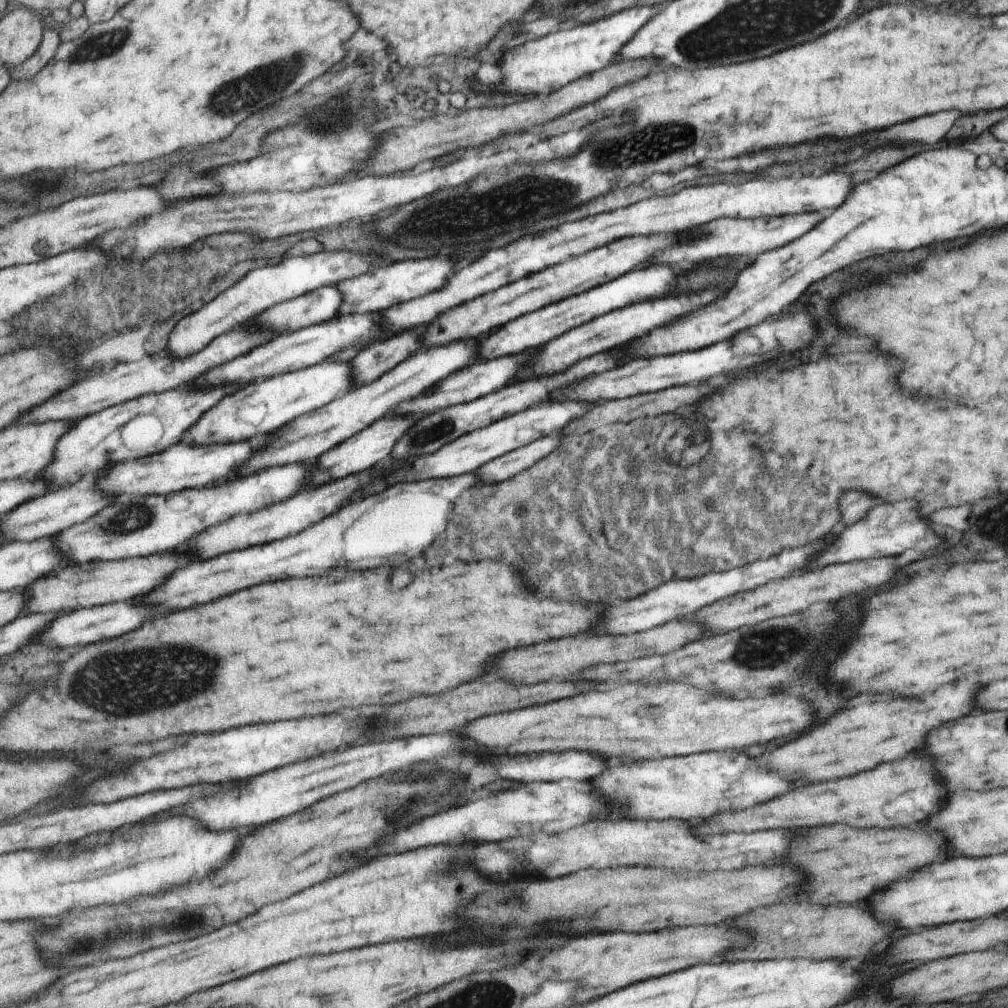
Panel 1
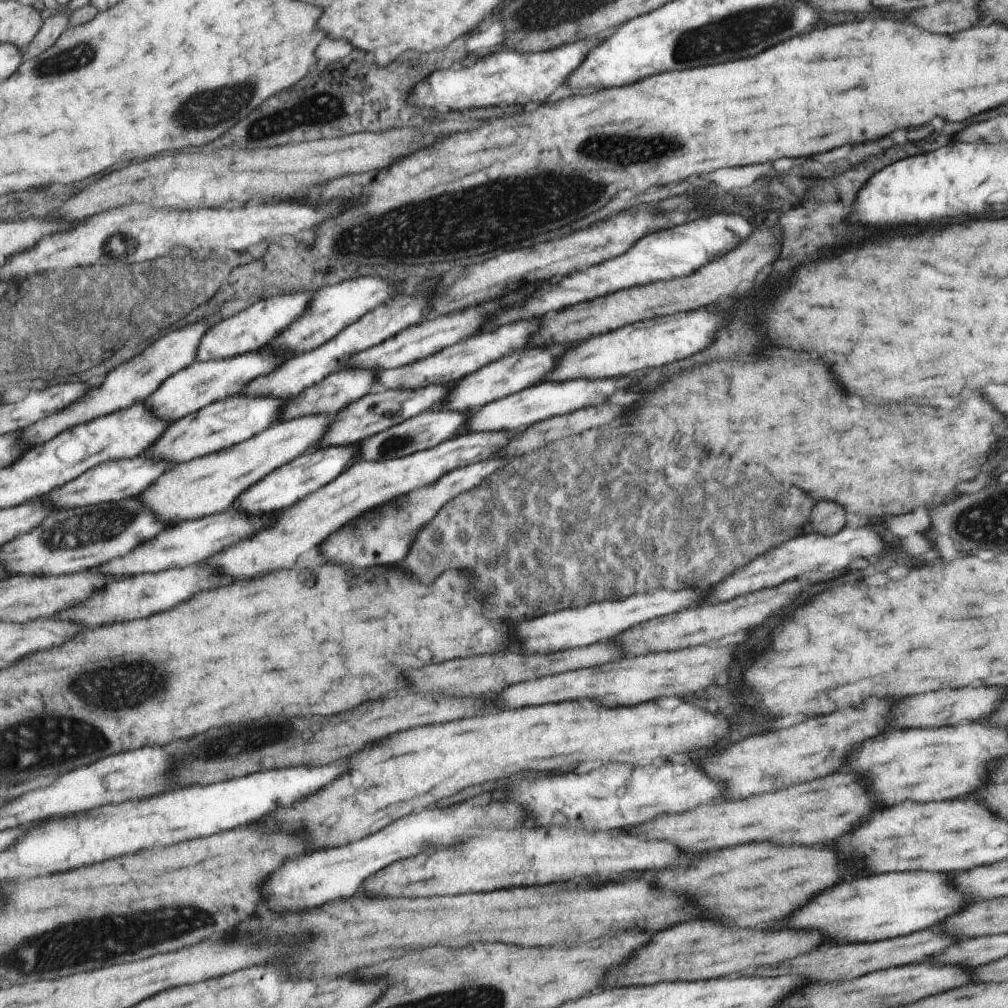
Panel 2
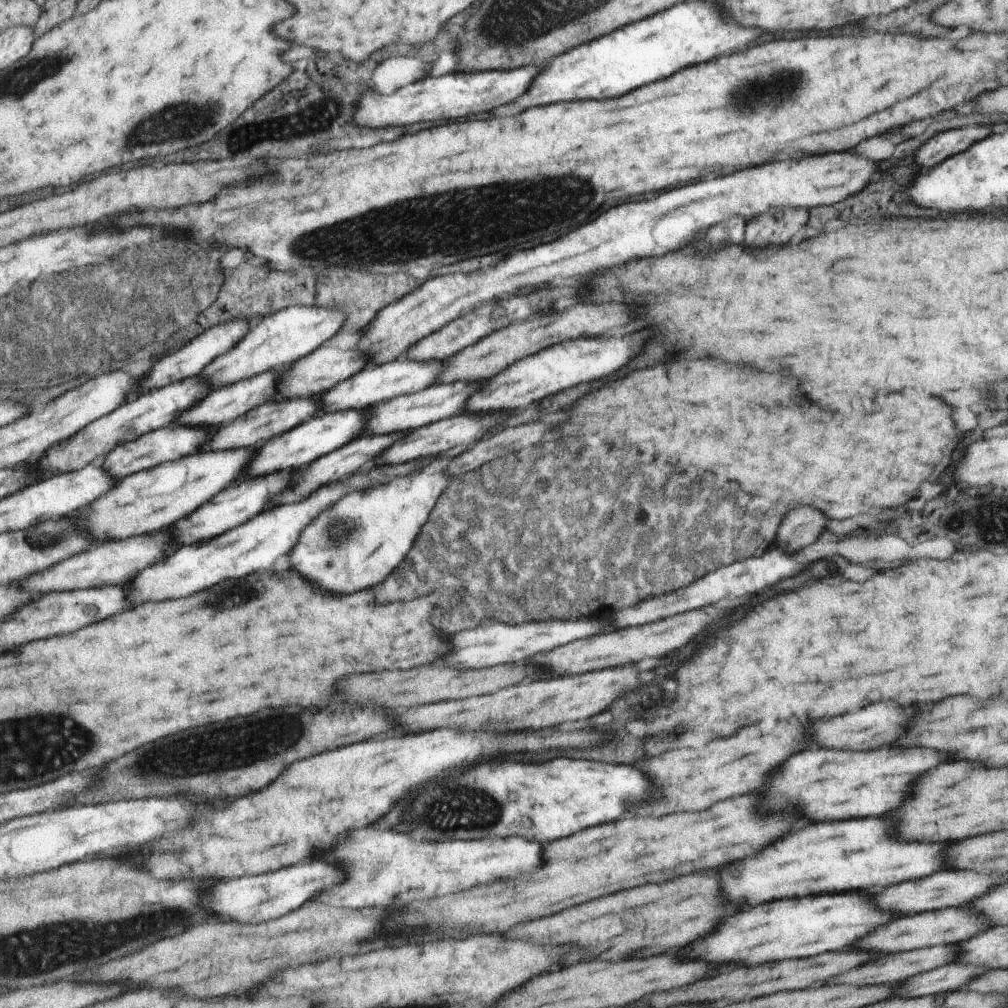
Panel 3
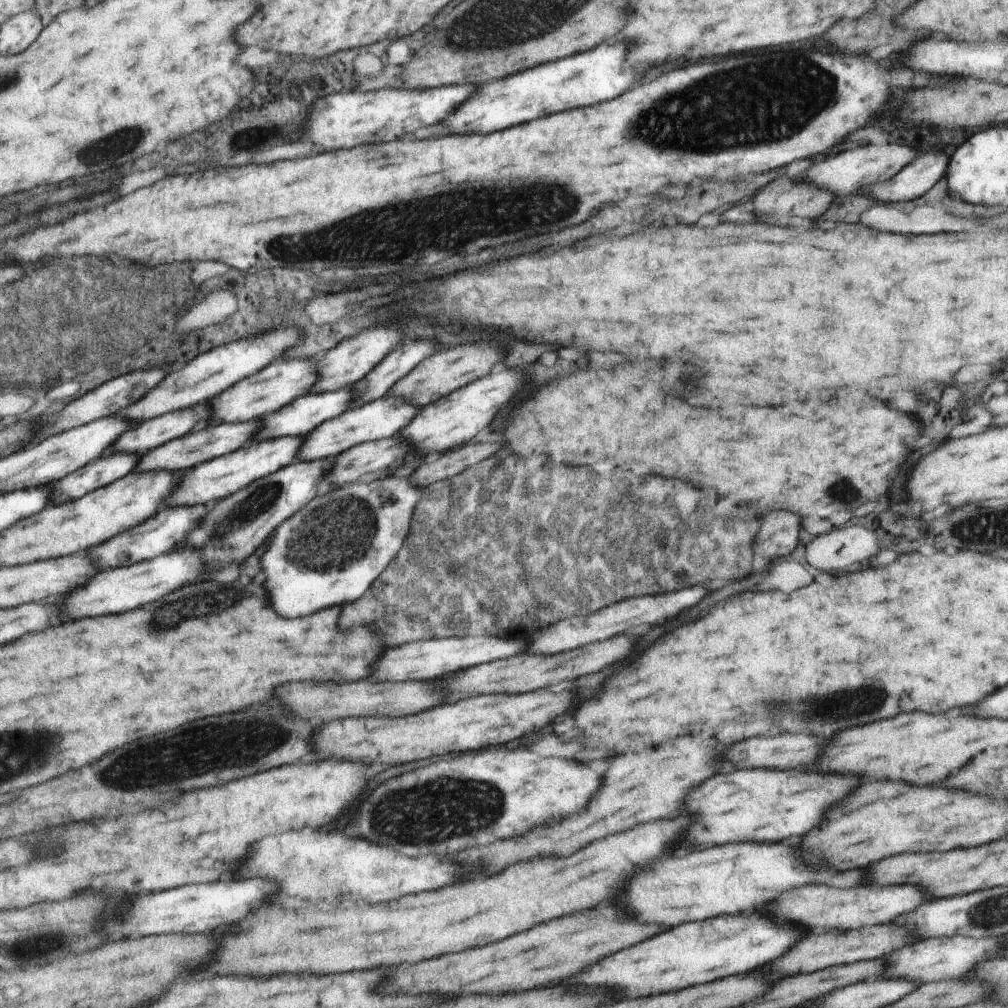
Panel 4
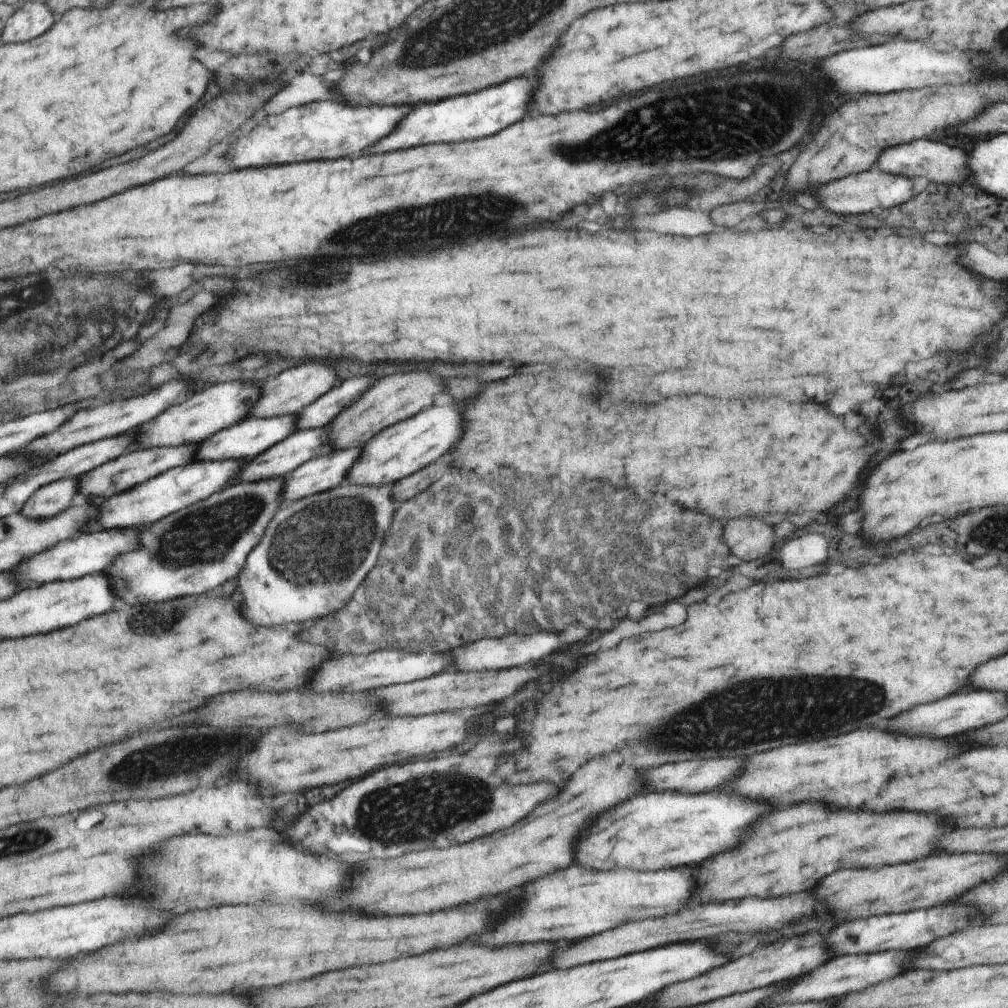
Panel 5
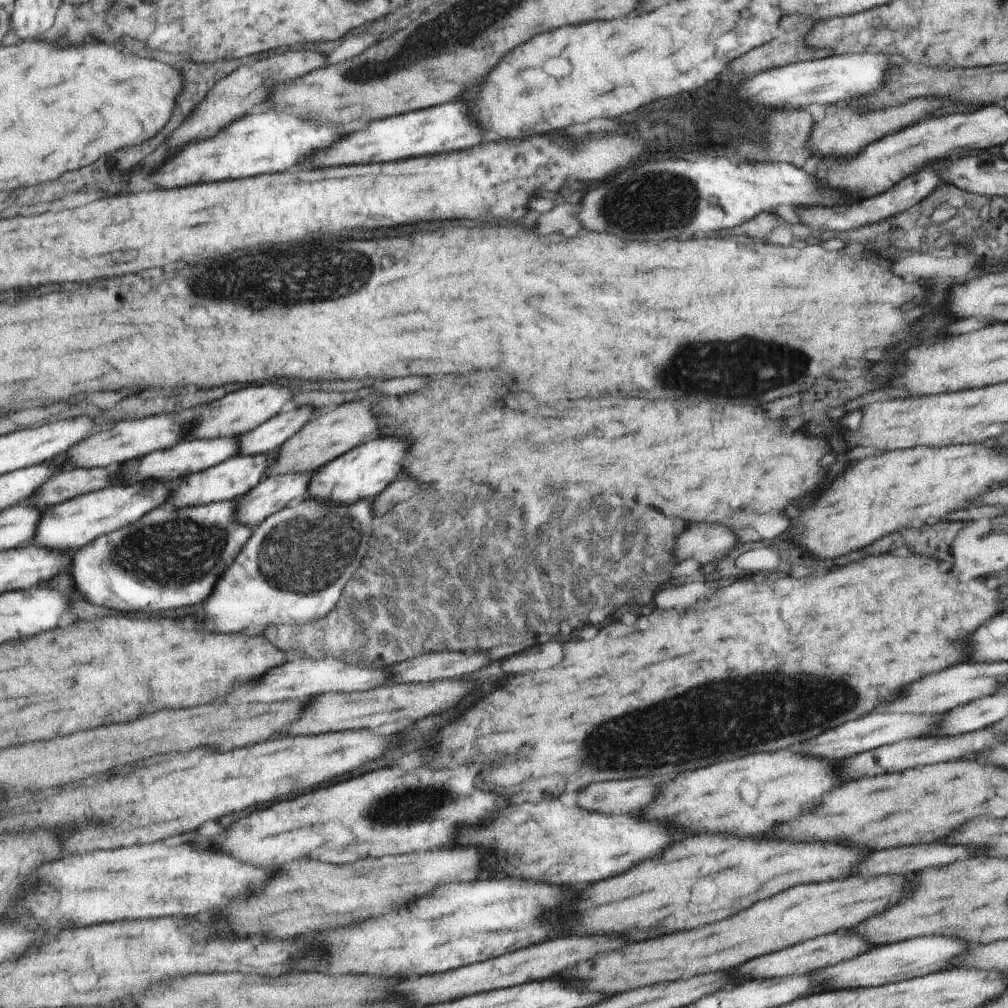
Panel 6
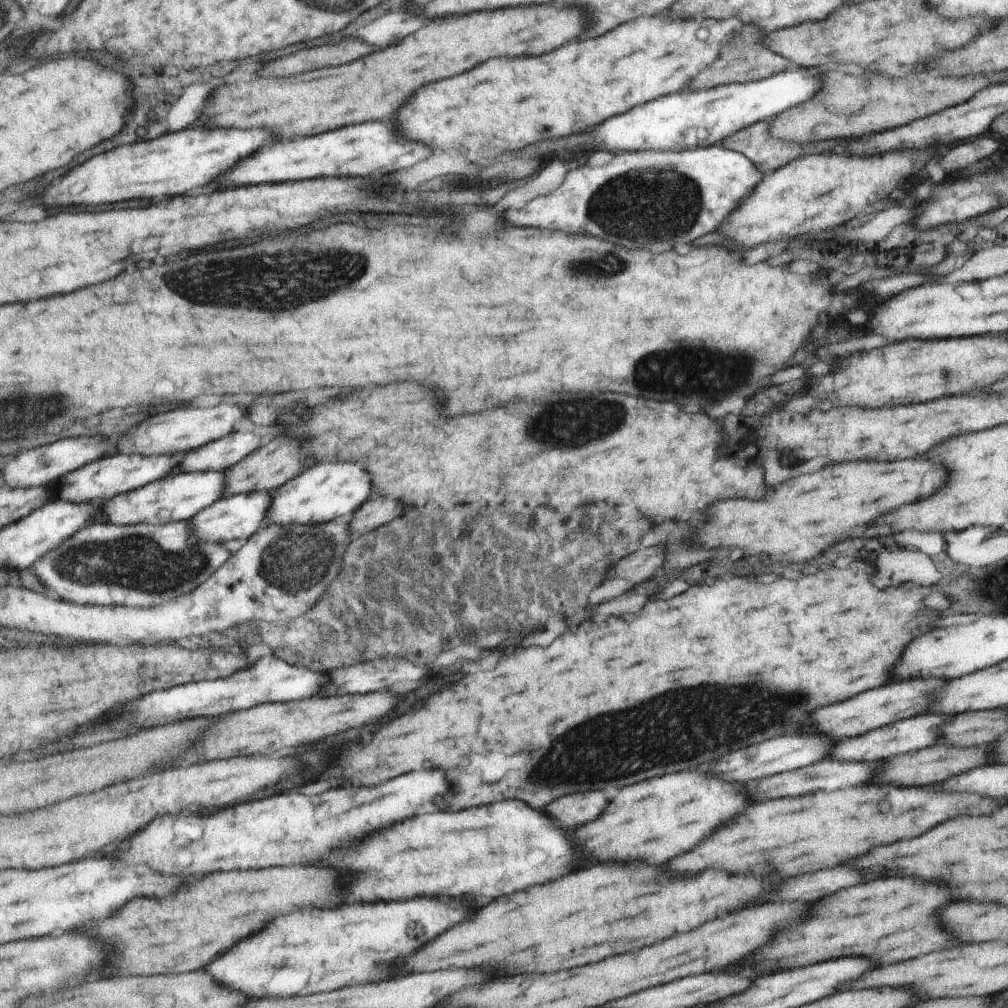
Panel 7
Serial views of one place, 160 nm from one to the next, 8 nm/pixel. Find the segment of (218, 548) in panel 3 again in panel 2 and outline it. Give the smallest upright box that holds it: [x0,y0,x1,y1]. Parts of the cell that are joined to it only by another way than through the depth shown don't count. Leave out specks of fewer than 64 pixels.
[205,431,517,578]

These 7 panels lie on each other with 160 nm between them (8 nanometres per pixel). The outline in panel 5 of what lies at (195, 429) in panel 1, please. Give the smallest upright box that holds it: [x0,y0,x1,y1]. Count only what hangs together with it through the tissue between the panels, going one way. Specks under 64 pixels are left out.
[22,479,79,521]

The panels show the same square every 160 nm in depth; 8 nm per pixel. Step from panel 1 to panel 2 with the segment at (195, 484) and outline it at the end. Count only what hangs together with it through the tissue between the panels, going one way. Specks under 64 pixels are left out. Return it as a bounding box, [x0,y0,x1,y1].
[43,458,167,510]

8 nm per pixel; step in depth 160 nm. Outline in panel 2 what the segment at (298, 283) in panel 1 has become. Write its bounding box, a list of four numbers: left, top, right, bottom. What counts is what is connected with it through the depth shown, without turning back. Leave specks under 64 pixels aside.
[19,321,210,449]

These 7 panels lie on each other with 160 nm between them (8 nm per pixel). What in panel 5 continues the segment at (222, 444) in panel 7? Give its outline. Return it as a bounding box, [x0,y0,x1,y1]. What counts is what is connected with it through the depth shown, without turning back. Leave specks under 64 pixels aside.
[295,378,375,432]

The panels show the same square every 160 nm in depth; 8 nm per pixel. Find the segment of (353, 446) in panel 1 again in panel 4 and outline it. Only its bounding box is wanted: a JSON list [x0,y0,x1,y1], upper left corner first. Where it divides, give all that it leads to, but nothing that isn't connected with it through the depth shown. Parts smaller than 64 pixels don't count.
[90,505,209,571]

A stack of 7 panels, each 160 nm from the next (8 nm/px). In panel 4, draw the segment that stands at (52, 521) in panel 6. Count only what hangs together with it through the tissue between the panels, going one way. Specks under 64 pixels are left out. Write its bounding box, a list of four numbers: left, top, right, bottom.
[164,437,304,507]

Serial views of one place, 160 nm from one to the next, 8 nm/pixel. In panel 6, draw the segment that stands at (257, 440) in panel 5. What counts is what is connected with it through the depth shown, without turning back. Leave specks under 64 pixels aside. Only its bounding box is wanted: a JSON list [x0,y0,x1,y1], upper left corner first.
[118,437,239,485]

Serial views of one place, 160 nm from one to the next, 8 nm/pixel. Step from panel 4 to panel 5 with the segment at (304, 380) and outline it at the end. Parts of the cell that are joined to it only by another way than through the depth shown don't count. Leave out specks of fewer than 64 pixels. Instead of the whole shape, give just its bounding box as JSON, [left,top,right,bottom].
[133,382,262,449]

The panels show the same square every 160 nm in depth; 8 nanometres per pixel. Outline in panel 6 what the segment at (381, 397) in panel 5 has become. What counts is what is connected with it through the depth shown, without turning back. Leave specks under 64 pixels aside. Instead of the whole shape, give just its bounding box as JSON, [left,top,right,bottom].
[266,402,377,477]

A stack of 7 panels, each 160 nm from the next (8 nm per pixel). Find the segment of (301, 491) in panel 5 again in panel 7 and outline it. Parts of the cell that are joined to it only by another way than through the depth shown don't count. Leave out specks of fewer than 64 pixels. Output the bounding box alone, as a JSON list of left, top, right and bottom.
[188,491,272,543]

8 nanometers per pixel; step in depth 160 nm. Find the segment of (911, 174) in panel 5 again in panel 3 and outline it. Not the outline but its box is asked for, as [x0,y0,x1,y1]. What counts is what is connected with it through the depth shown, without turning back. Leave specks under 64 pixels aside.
[356,152,877,366]

